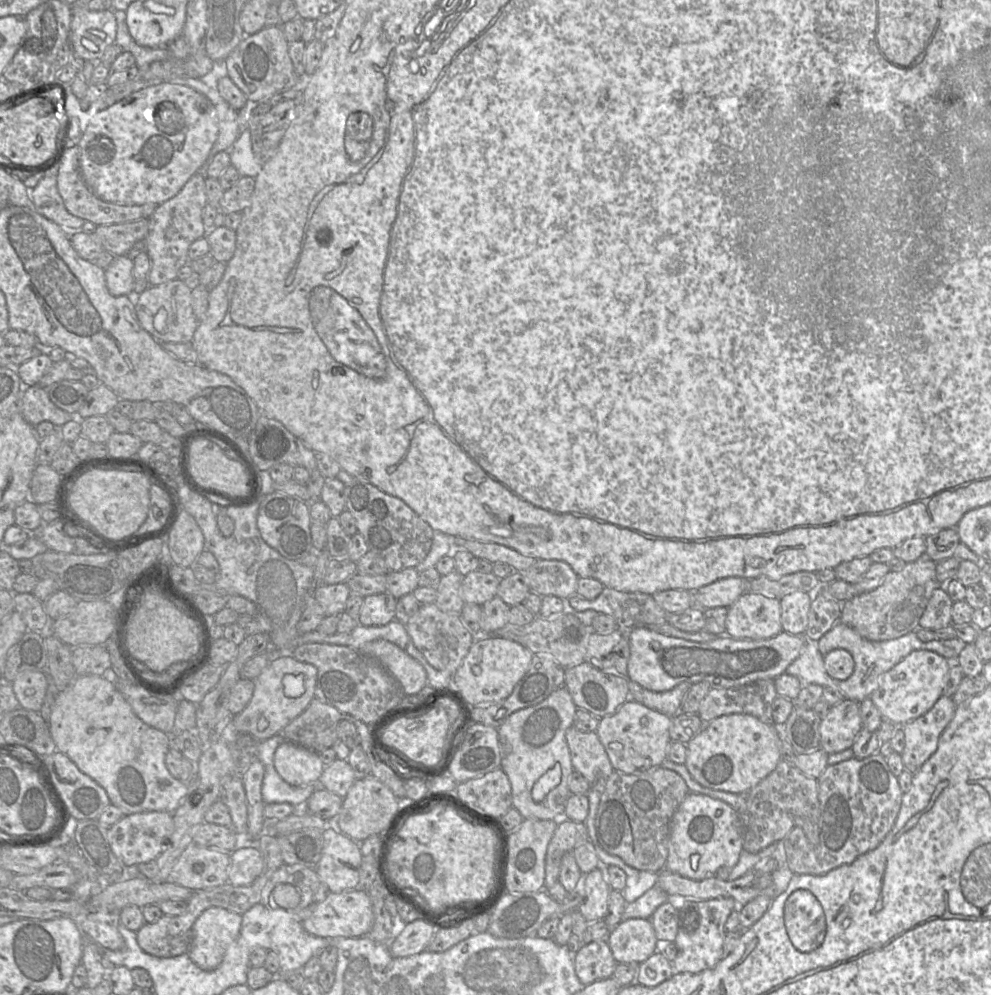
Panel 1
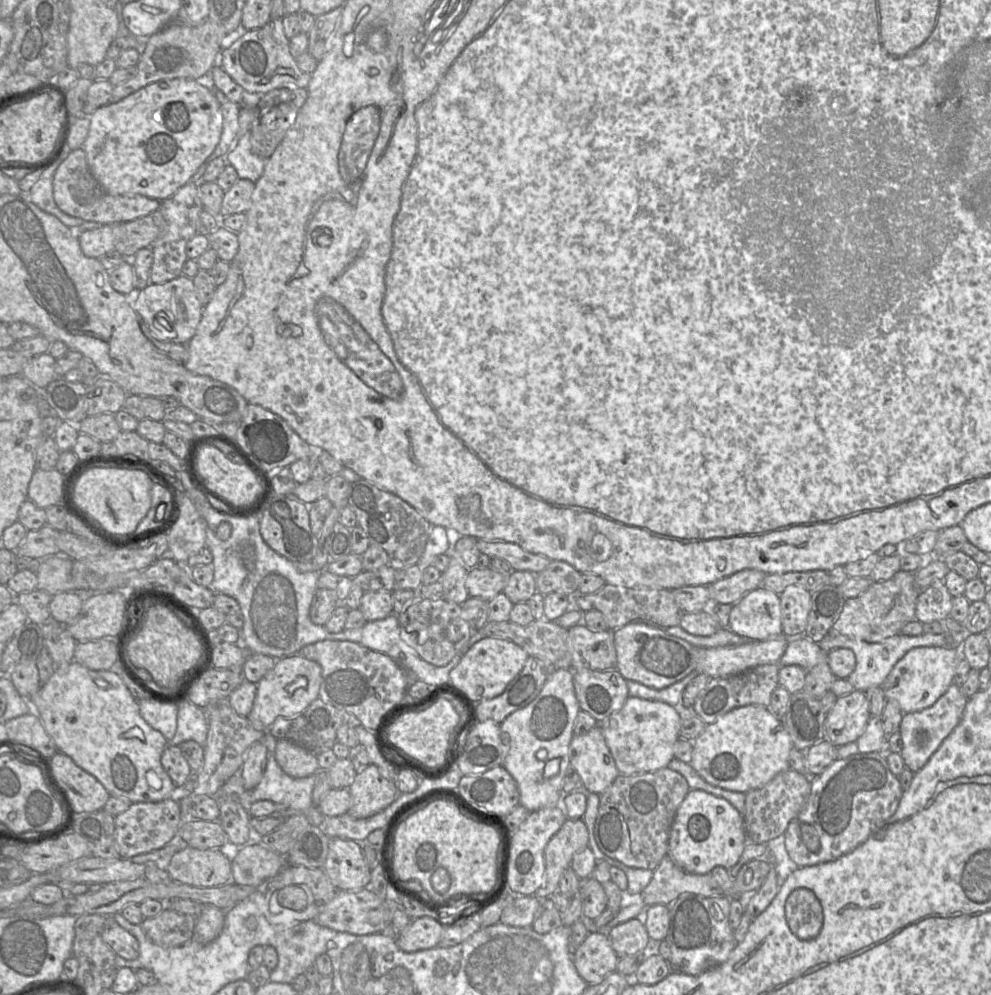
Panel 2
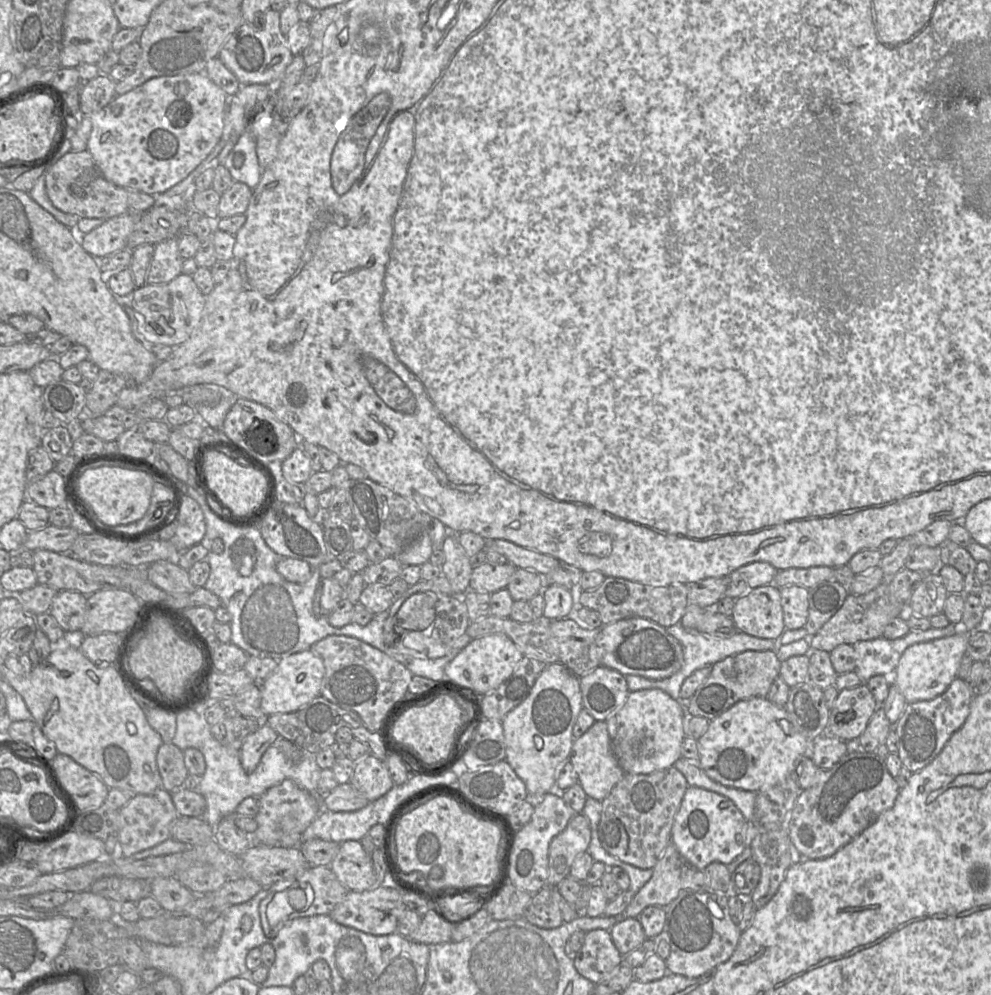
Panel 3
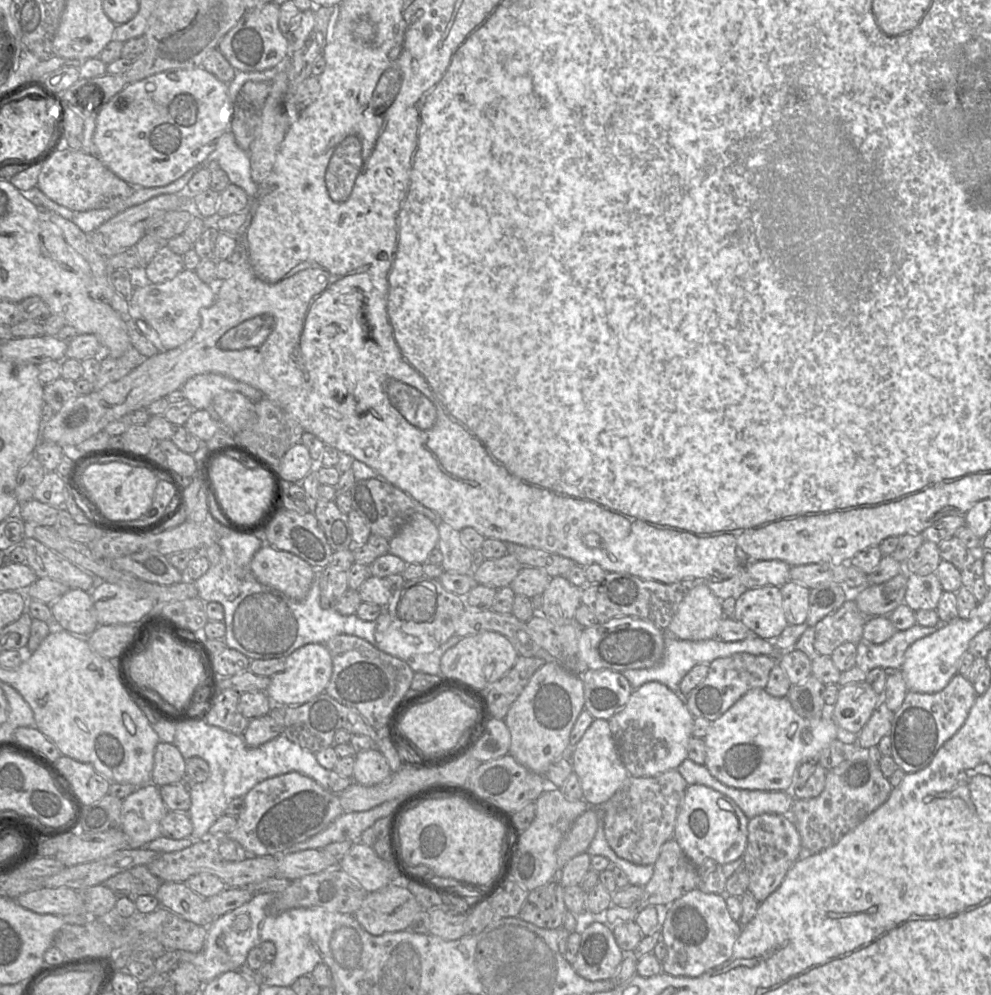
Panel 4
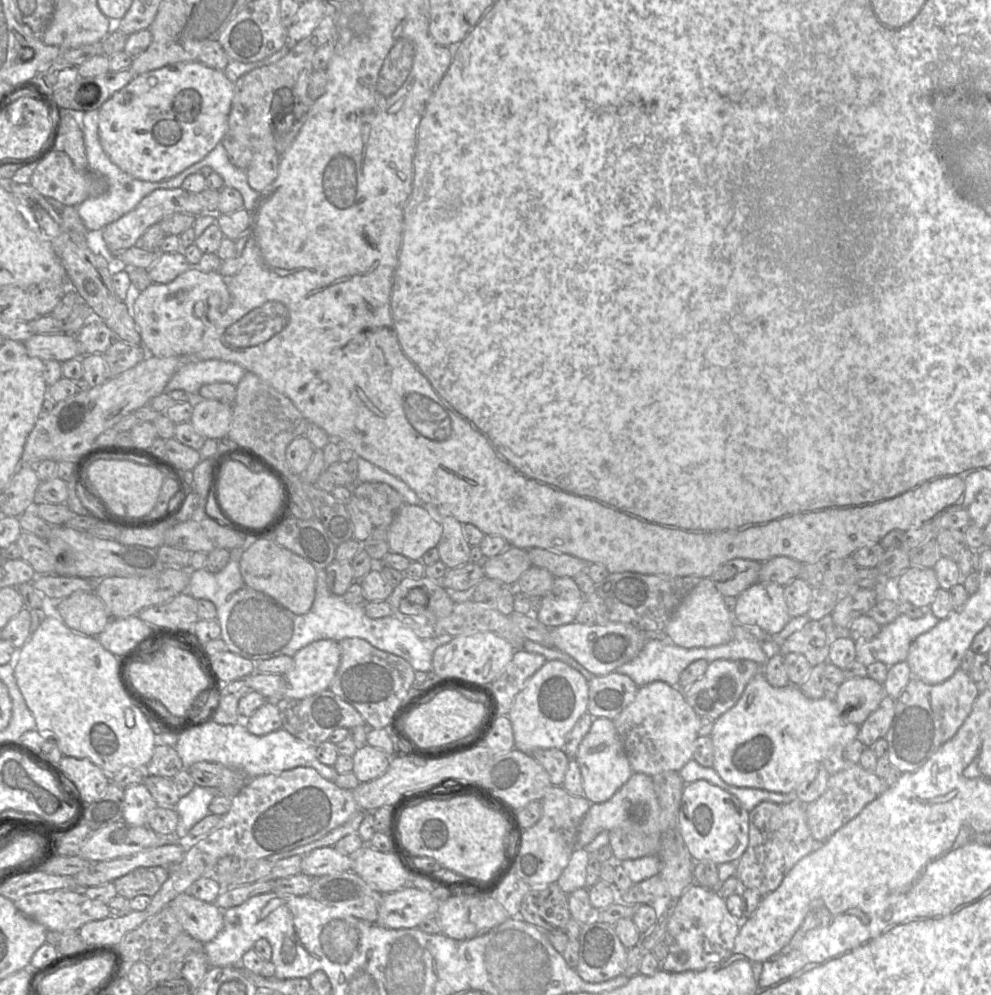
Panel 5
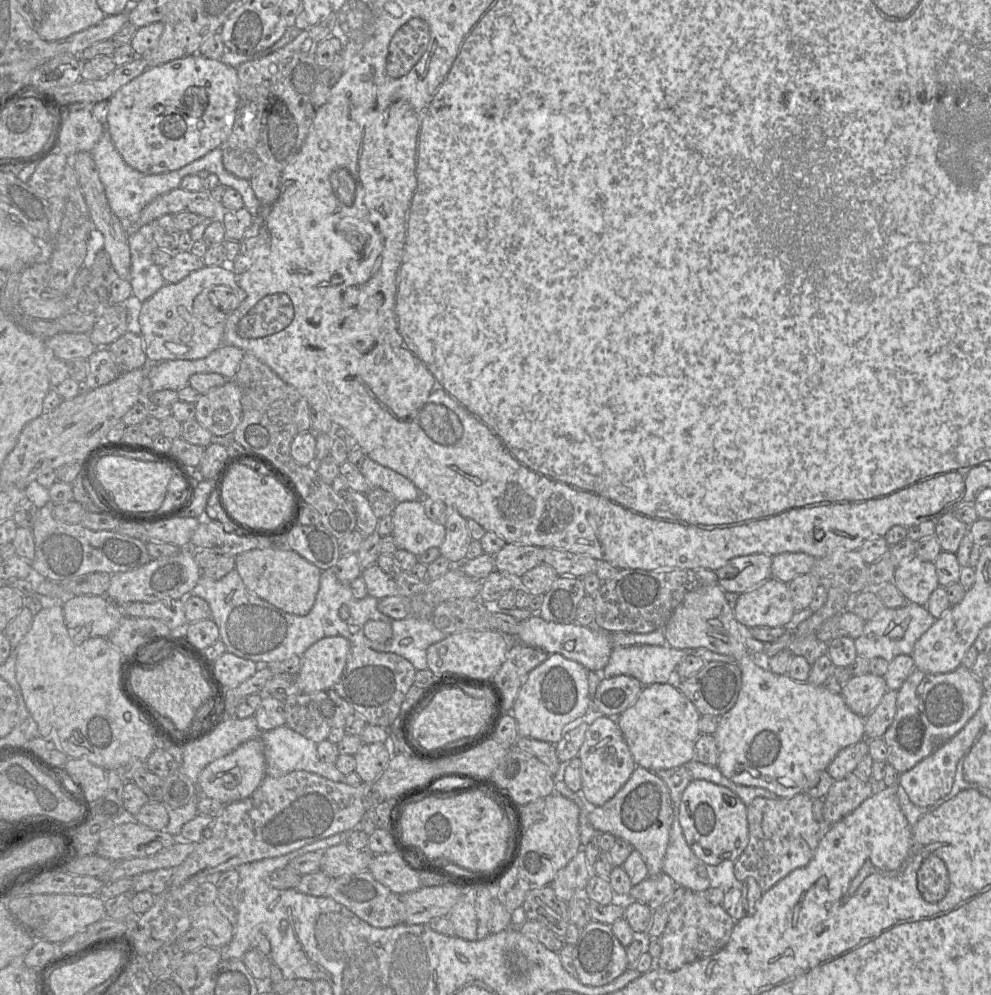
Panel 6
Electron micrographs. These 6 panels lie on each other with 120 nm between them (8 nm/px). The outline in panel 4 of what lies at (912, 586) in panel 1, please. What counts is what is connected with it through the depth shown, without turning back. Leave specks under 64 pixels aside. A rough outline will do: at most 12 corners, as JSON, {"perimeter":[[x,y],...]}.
{"perimeter":[[850,596],[808,626],[794,648],[811,661],[858,644],[869,618]]}

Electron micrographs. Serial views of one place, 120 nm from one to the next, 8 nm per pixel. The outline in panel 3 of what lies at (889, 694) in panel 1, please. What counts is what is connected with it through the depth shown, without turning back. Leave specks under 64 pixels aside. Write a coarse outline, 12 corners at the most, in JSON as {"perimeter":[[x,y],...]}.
{"perimeter":[[968,632],[906,648],[891,678],[908,703],[955,679]]}

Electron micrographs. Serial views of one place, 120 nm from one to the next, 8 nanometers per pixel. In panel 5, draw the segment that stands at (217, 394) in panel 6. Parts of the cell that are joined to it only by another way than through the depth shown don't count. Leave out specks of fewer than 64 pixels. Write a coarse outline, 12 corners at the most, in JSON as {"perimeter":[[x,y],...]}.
{"perimeter":[[194,399],[190,423],[206,439],[228,436],[232,404]]}

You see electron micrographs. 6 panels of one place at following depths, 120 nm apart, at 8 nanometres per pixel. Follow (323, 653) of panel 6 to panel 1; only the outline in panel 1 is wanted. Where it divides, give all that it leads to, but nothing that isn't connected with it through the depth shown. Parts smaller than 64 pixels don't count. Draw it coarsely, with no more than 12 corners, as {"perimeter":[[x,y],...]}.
{"perimeter":[[273,655],[232,722],[260,741],[315,697],[317,668]]}

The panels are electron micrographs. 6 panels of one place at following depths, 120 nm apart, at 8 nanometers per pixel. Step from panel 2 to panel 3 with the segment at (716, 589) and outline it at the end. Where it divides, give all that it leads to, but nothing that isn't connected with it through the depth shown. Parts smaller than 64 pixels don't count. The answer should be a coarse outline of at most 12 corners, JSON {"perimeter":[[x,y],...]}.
{"perimeter":[[764,561],[727,576],[725,595],[737,599],[771,584],[777,572]]}

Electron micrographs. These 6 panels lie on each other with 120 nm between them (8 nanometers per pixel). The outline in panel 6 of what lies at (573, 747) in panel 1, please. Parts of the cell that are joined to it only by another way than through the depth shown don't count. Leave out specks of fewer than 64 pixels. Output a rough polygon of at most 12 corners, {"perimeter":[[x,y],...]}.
{"perimeter":[[616,717],[590,718],[581,796],[602,806],[636,767]]}

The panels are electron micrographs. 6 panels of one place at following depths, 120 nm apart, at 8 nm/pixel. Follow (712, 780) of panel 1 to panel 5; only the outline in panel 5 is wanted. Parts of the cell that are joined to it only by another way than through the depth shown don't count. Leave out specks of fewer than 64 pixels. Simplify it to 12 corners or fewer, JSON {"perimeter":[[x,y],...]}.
{"perimeter":[[763,673],[714,722],[713,768],[794,793],[856,739],[835,701]]}

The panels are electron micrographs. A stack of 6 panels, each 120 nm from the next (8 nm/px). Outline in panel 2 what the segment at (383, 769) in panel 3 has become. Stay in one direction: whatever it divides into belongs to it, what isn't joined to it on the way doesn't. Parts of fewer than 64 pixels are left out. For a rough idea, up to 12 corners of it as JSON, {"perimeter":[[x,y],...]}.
{"perimeter":[[372,763],[356,773],[345,814],[367,818],[399,794]]}

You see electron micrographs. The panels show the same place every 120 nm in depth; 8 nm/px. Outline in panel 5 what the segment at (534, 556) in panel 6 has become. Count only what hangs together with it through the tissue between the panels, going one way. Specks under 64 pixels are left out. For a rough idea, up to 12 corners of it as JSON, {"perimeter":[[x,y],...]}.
{"perimeter":[[508,546],[482,562],[485,577],[515,586],[531,566],[528,549]]}

